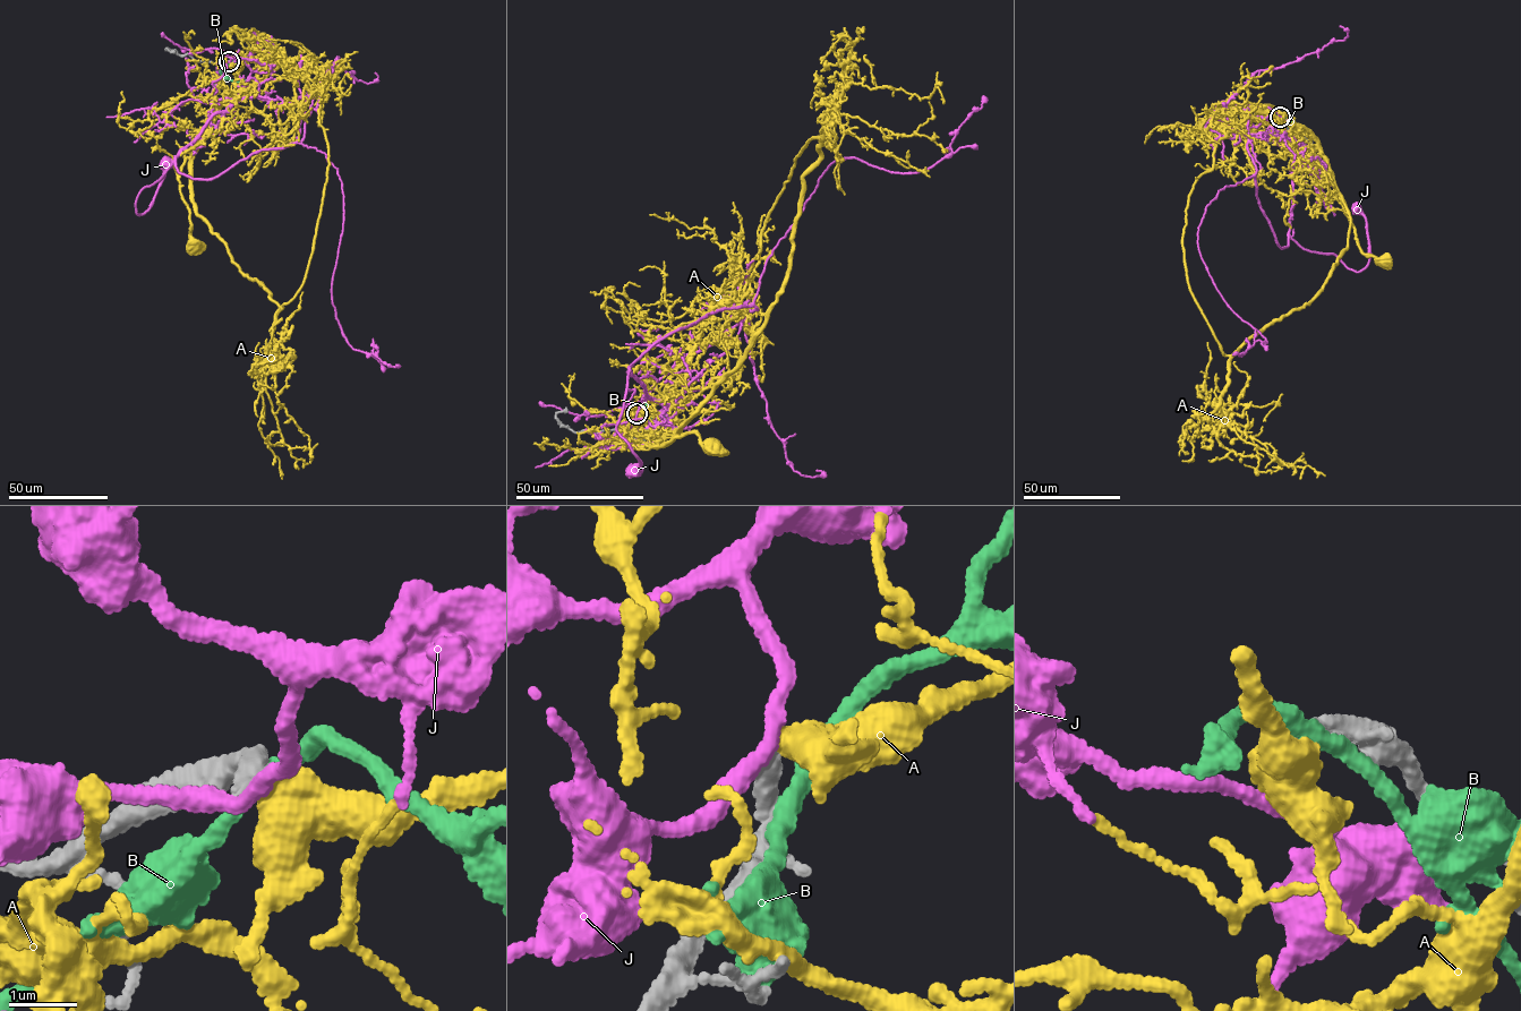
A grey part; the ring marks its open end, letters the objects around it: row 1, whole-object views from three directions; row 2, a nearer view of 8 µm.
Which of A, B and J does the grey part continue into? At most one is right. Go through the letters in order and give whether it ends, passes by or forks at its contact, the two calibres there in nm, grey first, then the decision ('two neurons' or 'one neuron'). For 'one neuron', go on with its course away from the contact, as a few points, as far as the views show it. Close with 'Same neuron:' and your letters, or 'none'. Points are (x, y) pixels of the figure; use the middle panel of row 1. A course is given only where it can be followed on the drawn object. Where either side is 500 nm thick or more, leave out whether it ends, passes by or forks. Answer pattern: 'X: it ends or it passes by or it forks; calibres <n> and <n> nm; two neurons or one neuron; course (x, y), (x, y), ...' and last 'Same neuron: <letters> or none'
A: it passes by; calibres 280 and 420 nm; two neurons
B: it passes by; calibres 420 and 240 nm; two neurons
J: it passes by; calibres 280 and 240 nm; two neurons
Same neuron: none

